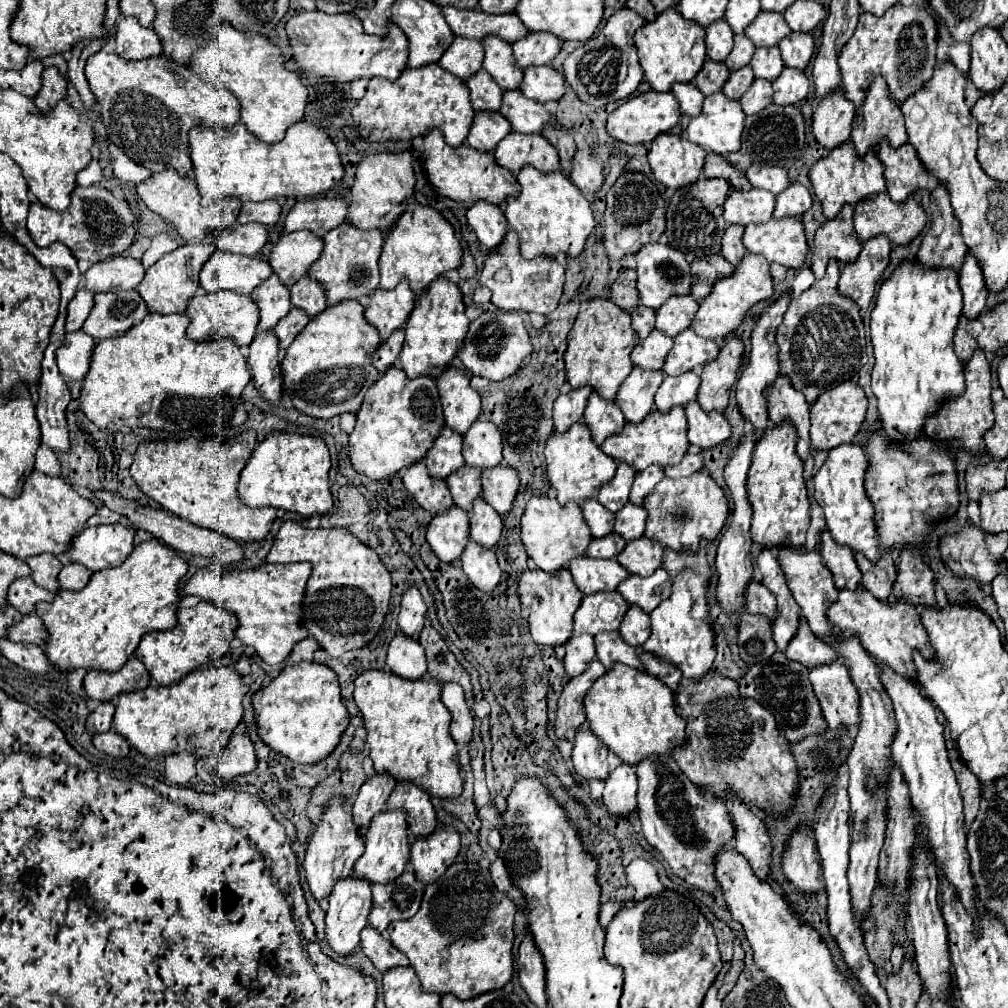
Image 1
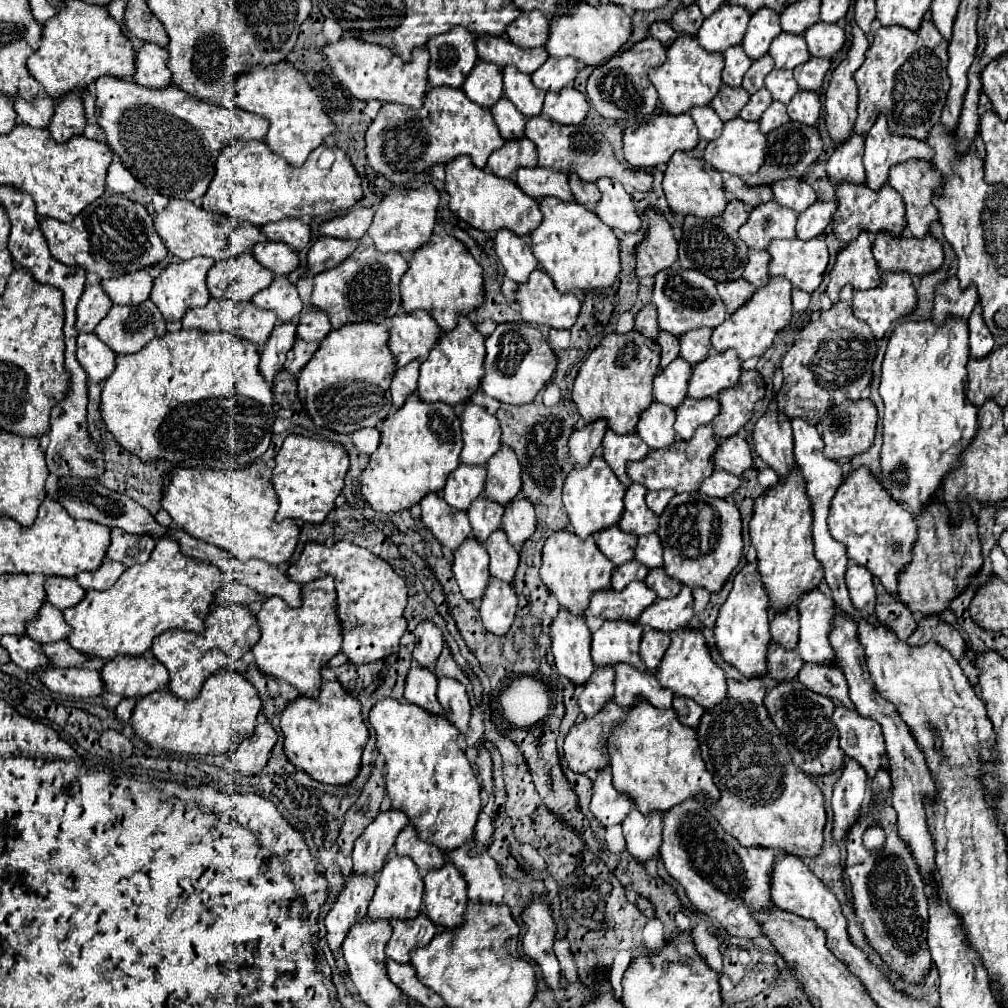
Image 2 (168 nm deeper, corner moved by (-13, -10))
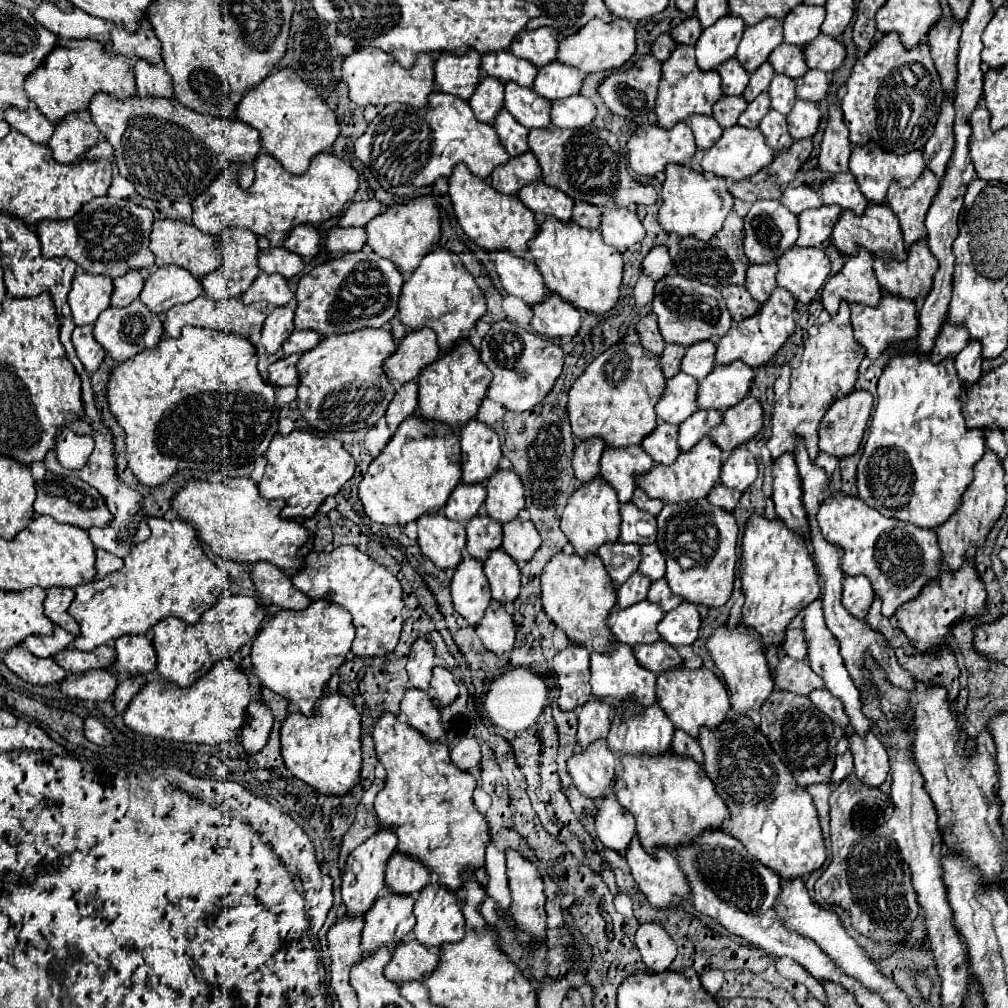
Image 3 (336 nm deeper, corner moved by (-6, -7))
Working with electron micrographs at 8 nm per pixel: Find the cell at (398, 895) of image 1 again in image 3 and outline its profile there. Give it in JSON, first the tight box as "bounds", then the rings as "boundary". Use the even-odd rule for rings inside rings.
{"bounds":[387,941,439,985],"boundary":[[[405,941],[395,947],[393,959],[387,965],[387,979],[401,985],[405,981],[423,981],[439,963],[439,953],[421,947],[419,941]]]}

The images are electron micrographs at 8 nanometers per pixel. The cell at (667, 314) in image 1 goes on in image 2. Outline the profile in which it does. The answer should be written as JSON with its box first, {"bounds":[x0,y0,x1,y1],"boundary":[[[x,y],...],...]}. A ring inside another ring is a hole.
{"bounds":[680,330,712,364],"boundary":[[[690,330],[690,334],[682,334],[680,340],[680,356],[686,358],[690,364],[704,360],[710,352],[710,332],[712,330]]]}

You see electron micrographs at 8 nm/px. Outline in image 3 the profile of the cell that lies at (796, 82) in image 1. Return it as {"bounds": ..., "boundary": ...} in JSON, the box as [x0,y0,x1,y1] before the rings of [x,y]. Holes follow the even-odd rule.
{"bounds":[787,99,821,141],"boundary":[[[797,99],[795,107],[787,115],[789,135],[793,137],[793,141],[813,137],[817,133],[817,129],[819,129],[819,123],[821,123],[821,111],[811,101]]]}

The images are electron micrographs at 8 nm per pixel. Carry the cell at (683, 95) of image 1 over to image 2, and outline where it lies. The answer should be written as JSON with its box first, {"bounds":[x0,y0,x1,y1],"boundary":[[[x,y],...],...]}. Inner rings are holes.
{"bounds":[690,106,724,142],"boundary":[[[694,106],[694,110],[690,110],[690,116],[694,118],[698,132],[704,140],[710,142],[720,136],[724,122],[718,118],[718,114],[710,106]]]}

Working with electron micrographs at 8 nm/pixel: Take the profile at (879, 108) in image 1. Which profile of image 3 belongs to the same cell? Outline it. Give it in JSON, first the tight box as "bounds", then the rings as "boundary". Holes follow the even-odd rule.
{"bounds":[849,143,925,205],"boundary":[[[869,143],[867,147],[855,147],[851,153],[851,161],[849,161],[849,169],[855,177],[855,181],[859,183],[859,191],[865,195],[865,199],[869,203],[881,205],[885,203],[885,195],[889,189],[891,181],[897,181],[899,187],[909,187],[913,185],[919,175],[925,171],[925,161],[921,151],[911,151],[907,155],[895,155],[895,153],[887,153],[887,151],[879,151],[877,145]]]}

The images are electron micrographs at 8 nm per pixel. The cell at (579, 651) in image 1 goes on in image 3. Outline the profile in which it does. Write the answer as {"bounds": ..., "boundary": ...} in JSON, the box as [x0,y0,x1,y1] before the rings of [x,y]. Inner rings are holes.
{"bounds":[577,699,613,749],"boundary":[[[591,699],[589,703],[585,703],[583,707],[577,709],[579,715],[579,731],[577,731],[577,739],[579,745],[583,749],[587,749],[589,743],[593,743],[595,739],[605,739],[613,721],[613,709],[603,703],[601,699]]]}

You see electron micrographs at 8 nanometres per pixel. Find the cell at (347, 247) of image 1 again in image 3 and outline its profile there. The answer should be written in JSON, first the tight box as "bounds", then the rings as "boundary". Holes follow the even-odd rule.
{"bounds":[295,247,403,337],"boundary":[[[369,247],[317,265],[299,279],[295,329],[311,329],[327,337],[333,333],[351,333],[365,327],[379,329],[397,313],[403,287],[403,275],[389,259],[379,257]]]}

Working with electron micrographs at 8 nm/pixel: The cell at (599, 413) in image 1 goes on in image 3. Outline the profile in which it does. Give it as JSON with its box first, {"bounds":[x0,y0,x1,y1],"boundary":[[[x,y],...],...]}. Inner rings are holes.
{"bounds":[601,445,653,503],"boundary":[[[641,445],[621,449],[605,447],[601,457],[601,477],[615,489],[619,503],[631,501],[631,495],[637,489],[635,477],[651,471],[651,467],[653,459],[641,449]]]}

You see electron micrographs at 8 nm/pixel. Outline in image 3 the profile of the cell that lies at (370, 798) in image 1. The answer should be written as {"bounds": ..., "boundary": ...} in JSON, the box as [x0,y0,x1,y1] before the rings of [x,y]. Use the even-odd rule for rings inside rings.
{"bounds":[341,829,397,917],"boundary":[[[381,829],[349,855],[343,873],[343,885],[341,885],[343,903],[347,907],[349,917],[363,917],[379,897],[379,891],[385,887],[385,867],[395,847],[397,847],[397,835],[389,829]]]}

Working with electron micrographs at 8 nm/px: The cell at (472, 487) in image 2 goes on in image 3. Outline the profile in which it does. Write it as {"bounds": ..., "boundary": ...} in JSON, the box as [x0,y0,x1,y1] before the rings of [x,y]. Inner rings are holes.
{"bounds":[443,483,487,523],"boundary":[[[461,483],[451,493],[451,497],[443,509],[443,515],[447,519],[467,523],[479,515],[479,509],[485,503],[485,497],[487,497],[485,485],[481,485],[481,483],[479,485],[463,485]]]}

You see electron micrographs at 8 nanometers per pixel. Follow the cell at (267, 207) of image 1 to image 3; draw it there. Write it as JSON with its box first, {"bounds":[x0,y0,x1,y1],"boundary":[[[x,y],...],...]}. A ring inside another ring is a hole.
{"bounds":[283,225,321,259],"boundary":[[[299,225],[299,227],[291,229],[283,247],[287,251],[301,255],[303,259],[313,259],[321,251],[321,235],[319,235],[317,227],[313,227],[313,225]]]}

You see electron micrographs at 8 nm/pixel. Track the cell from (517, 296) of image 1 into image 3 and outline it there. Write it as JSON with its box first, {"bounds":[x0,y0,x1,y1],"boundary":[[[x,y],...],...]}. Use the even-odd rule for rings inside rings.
{"bounds":[531,295,581,339],"boundary":[[[547,295],[547,299],[541,305],[533,307],[533,319],[531,329],[537,335],[545,335],[551,339],[563,339],[563,337],[575,337],[581,325],[579,311],[565,303],[559,295]]]}

